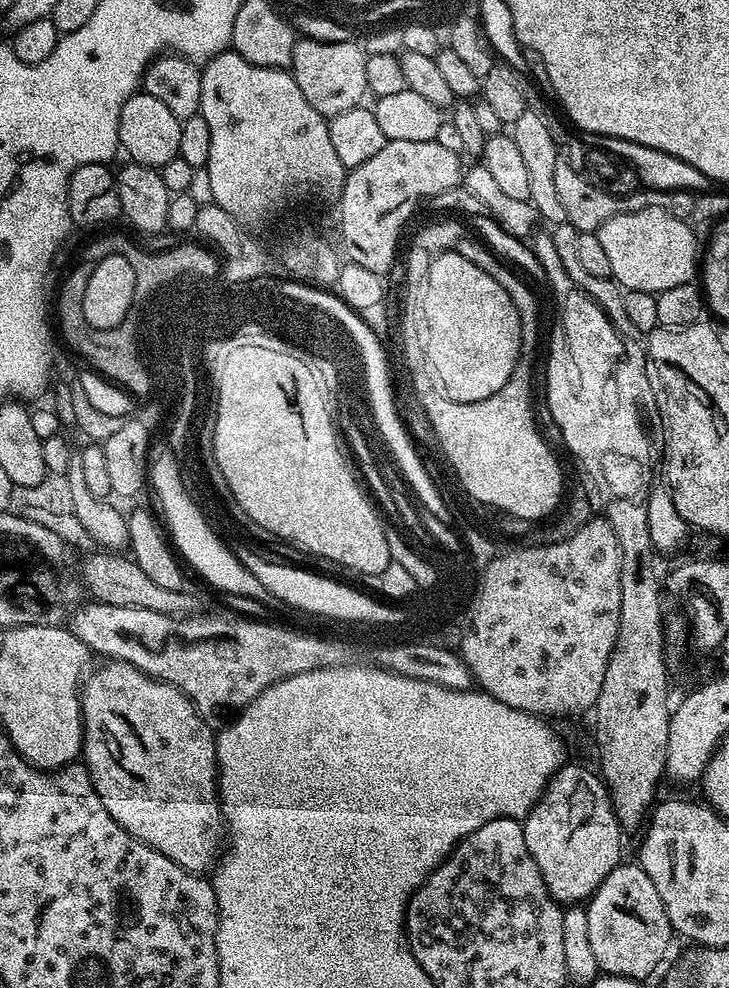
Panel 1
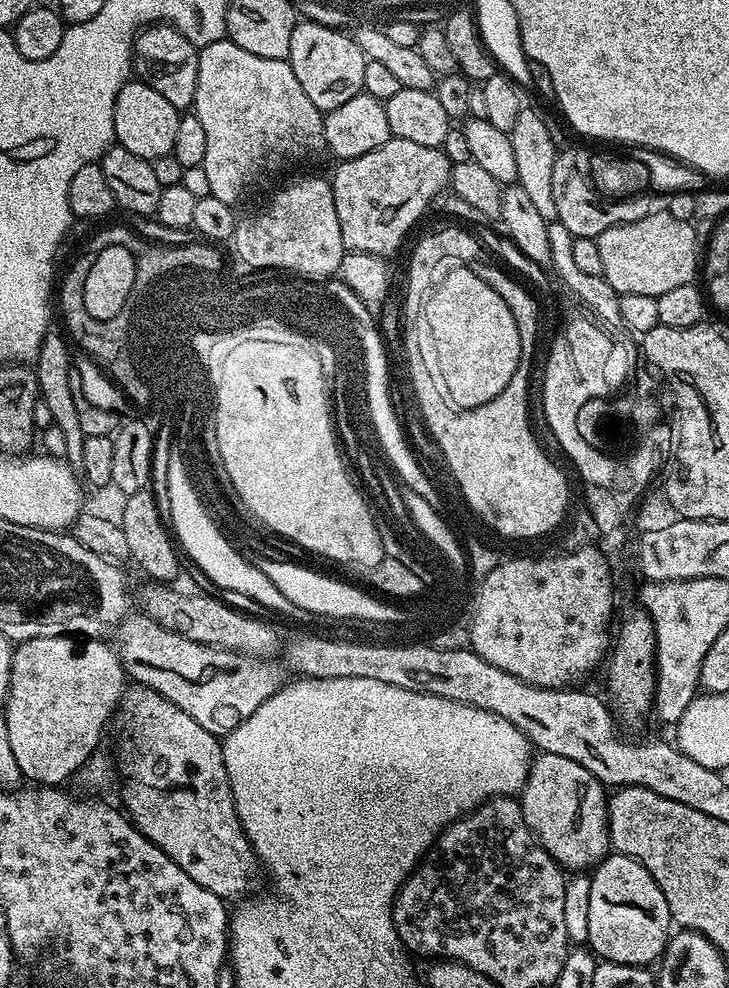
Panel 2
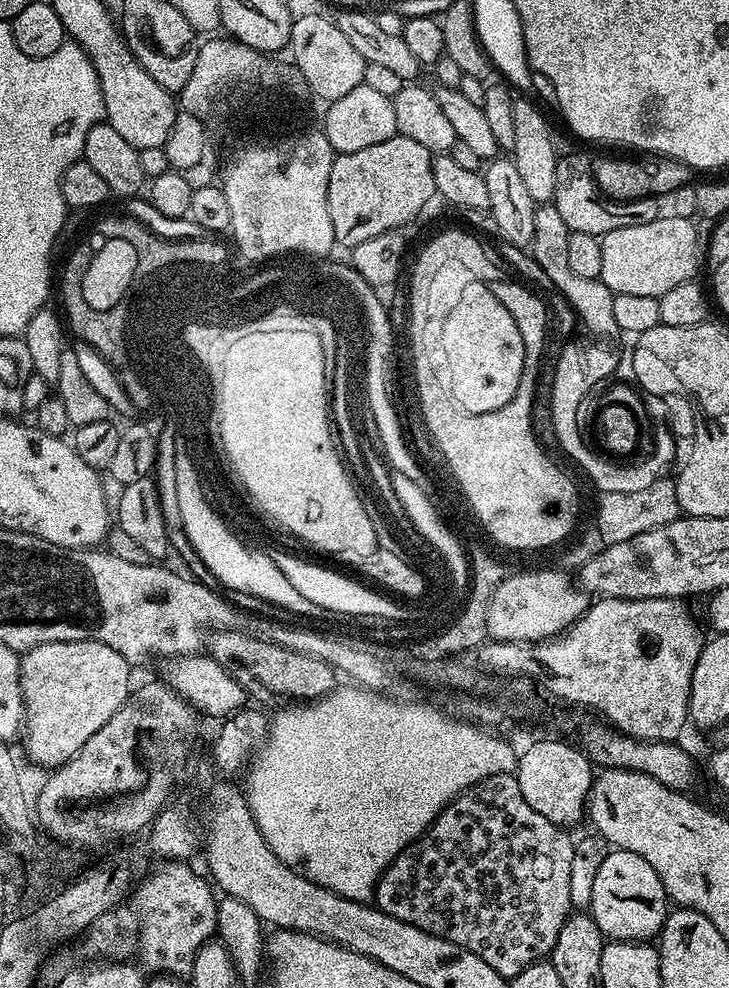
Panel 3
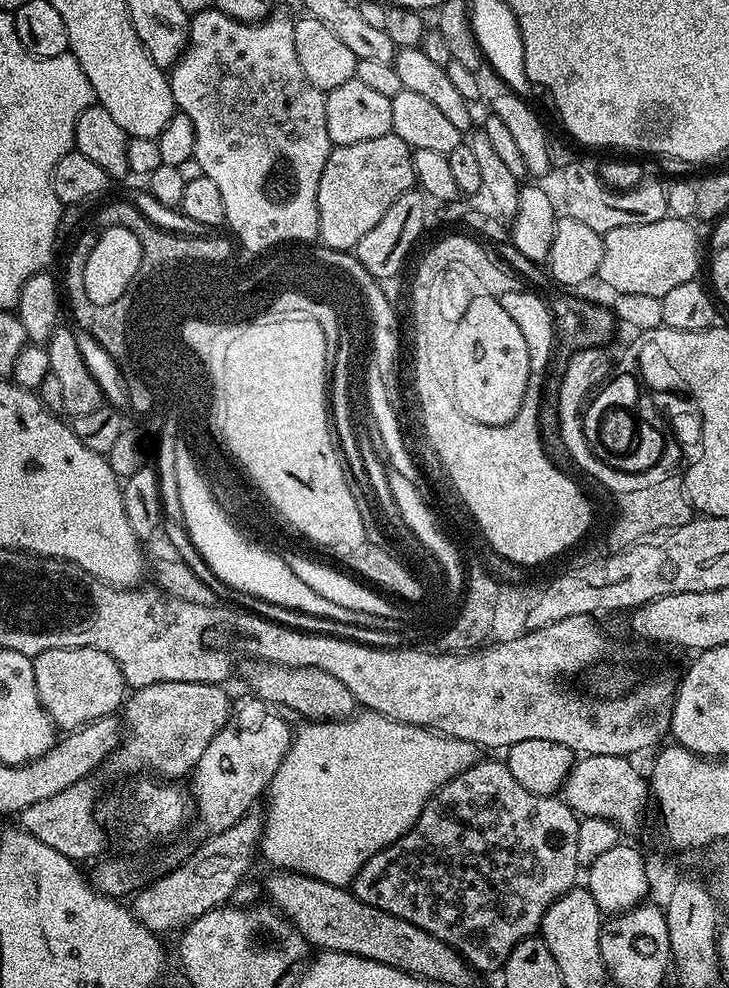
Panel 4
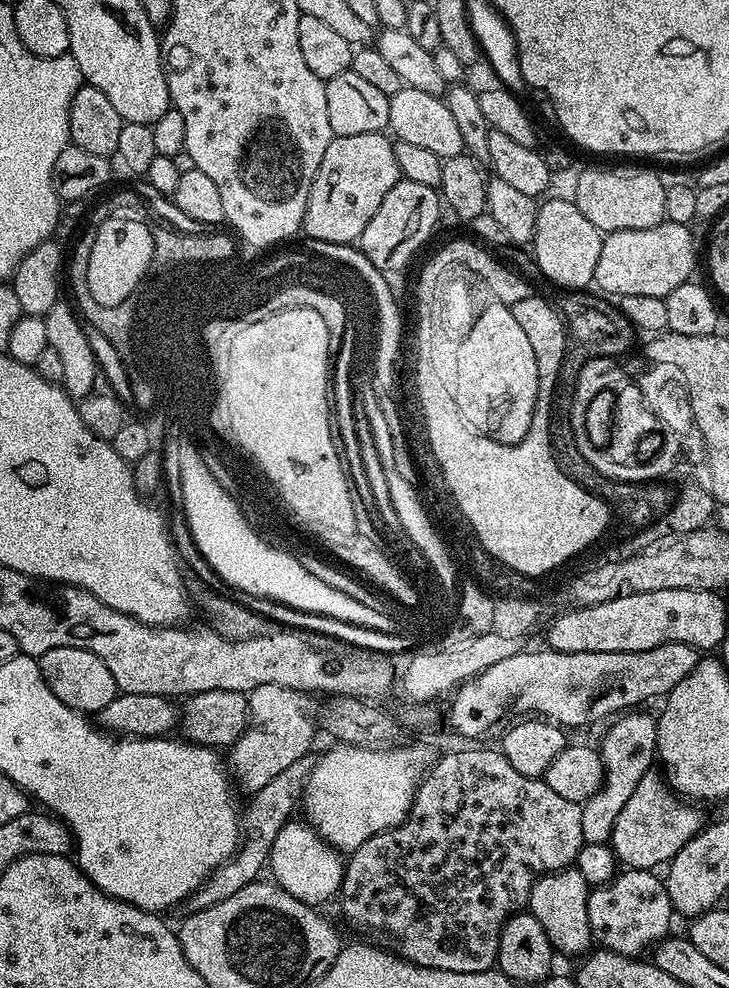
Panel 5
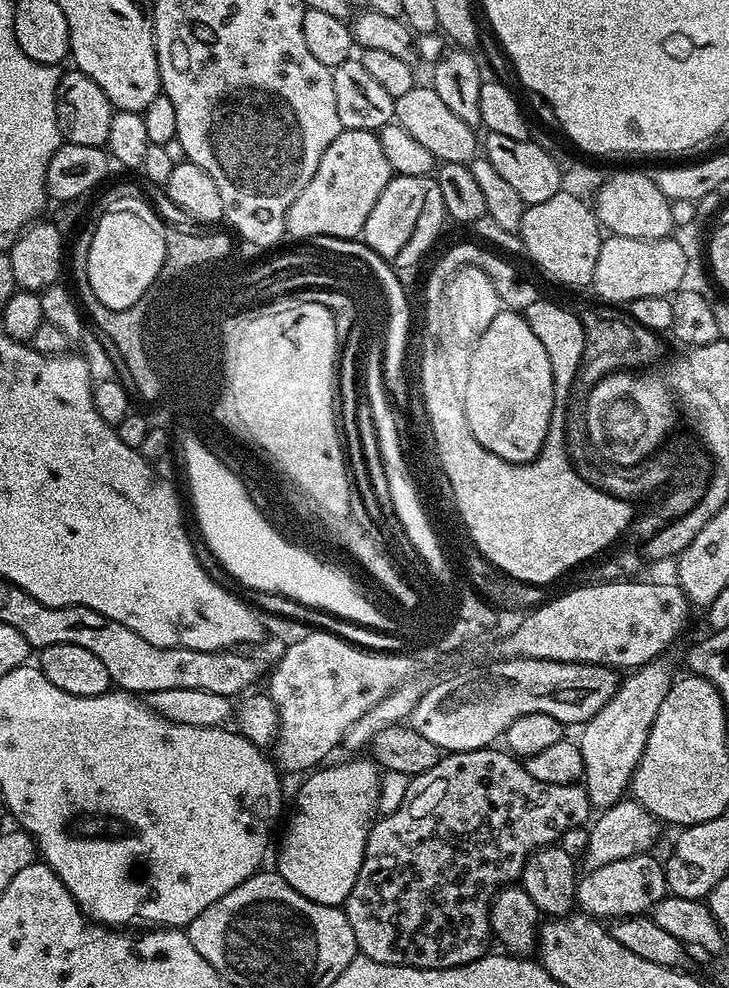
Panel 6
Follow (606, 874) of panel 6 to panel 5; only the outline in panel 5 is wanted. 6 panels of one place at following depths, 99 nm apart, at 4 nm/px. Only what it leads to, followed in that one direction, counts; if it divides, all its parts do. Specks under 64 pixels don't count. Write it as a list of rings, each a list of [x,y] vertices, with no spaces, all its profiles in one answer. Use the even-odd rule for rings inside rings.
[[[646,868],[620,870],[608,883],[595,885],[589,891],[590,930],[601,949],[640,958],[669,935],[674,909],[667,883],[656,875]]]

